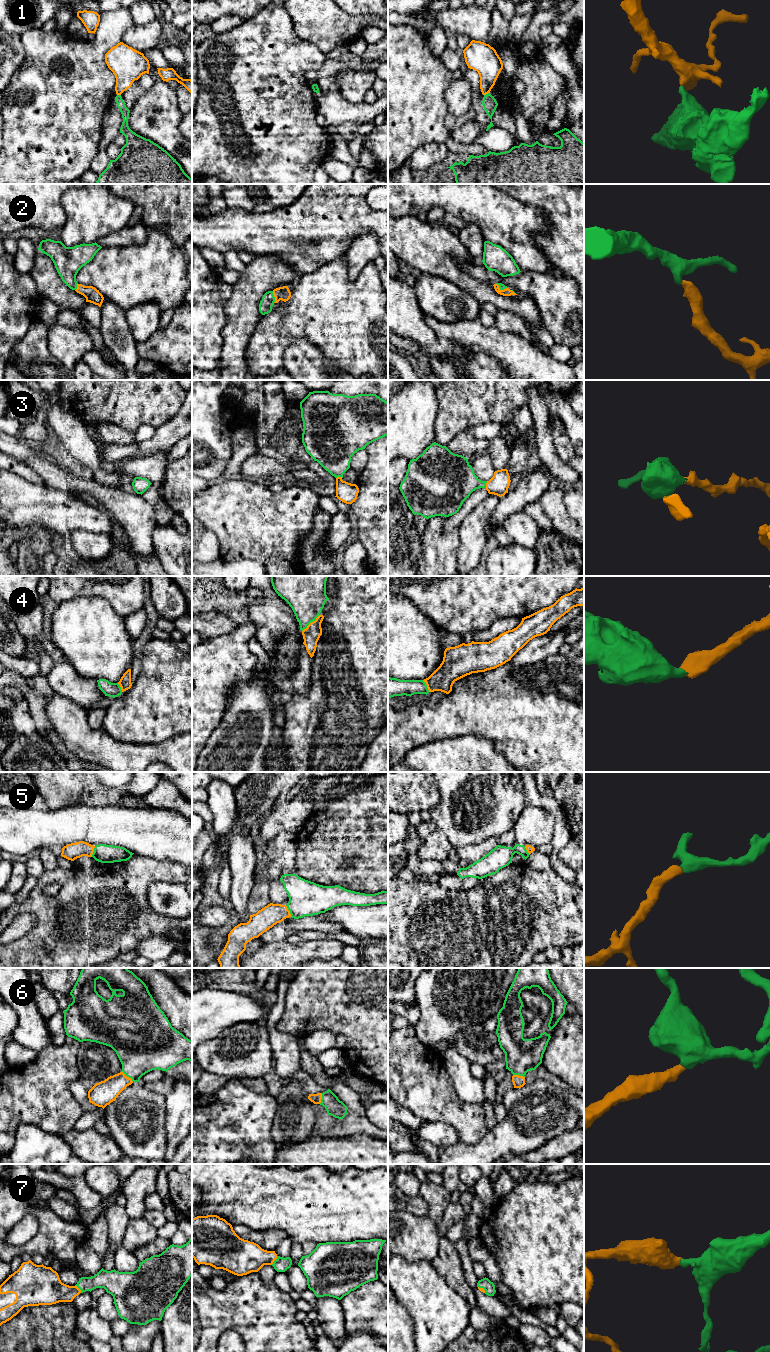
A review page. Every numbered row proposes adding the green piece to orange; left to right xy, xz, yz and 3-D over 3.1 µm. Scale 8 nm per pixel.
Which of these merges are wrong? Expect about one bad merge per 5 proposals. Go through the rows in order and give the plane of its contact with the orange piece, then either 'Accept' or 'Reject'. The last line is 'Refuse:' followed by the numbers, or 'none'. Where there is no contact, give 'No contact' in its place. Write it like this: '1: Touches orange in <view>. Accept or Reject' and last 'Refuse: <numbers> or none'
1: Touches orange in yz. Reject
2: Touches orange in xz. Accept
3: Touches orange in yz. Accept
4: Touches orange in xz. Accept
5: Touches orange in xz. Accept
6: Touches orange in xy. Accept
7: Touches orange in xz. Accept
Refuse: 1

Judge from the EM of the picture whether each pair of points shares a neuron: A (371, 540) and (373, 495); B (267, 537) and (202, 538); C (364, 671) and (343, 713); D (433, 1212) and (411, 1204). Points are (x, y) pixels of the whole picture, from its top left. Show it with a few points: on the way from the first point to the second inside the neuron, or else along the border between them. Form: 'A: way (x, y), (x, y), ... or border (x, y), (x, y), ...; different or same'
A: way (368, 529), (368, 506); same
B: border (202, 523), (217, 538), (220, 556); different
C: way (360, 681), (348, 703); same
D: border (419, 1194), (427, 1205), (428, 1214); different

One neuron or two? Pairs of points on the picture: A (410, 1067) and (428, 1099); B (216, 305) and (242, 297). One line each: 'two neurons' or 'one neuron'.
A: one neuron
B: two neurons

